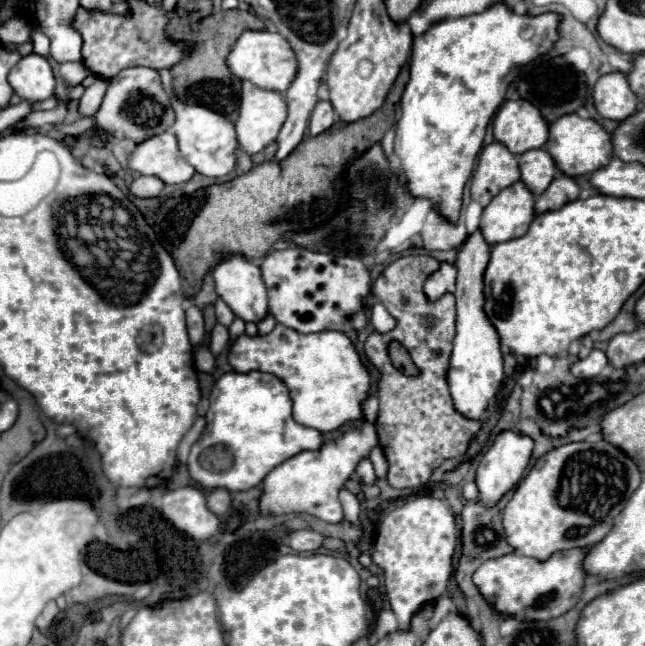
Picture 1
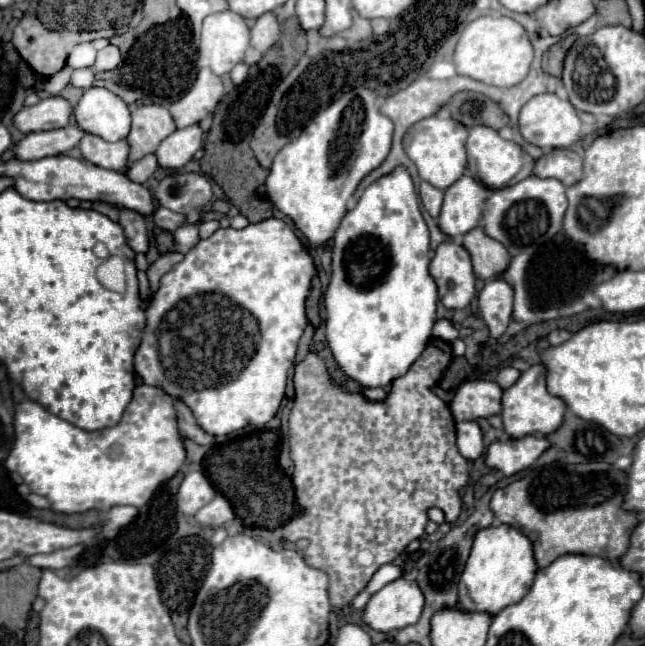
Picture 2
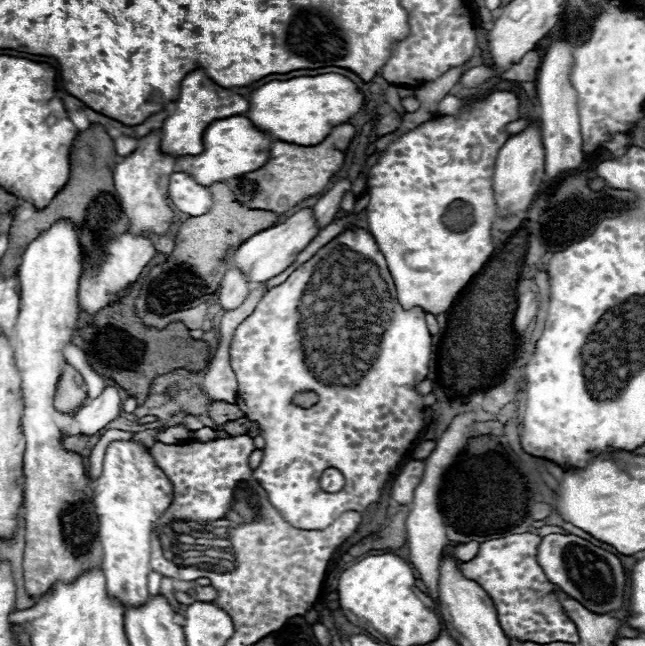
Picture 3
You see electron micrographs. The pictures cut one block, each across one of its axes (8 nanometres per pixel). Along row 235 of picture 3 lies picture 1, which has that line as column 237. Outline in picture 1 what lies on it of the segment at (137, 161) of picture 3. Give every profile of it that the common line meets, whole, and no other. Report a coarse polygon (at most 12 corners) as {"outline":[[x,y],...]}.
{"outline":[[174,100],[182,158],[198,174],[236,168],[238,138],[222,114]]}

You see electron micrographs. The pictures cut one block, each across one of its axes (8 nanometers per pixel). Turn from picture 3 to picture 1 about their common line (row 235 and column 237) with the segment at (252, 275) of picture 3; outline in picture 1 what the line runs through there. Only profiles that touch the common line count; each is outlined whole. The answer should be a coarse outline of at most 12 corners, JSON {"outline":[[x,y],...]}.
{"outline":[[234,254],[212,270],[218,296],[244,322],[264,320],[258,264]]}

